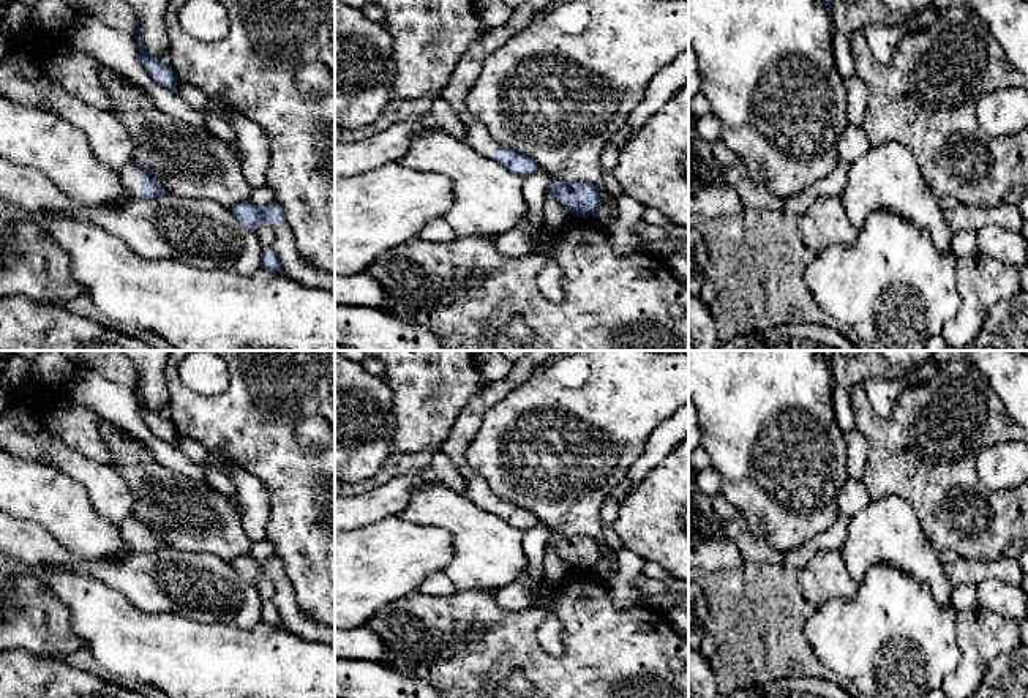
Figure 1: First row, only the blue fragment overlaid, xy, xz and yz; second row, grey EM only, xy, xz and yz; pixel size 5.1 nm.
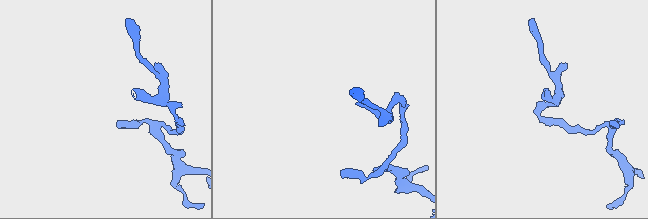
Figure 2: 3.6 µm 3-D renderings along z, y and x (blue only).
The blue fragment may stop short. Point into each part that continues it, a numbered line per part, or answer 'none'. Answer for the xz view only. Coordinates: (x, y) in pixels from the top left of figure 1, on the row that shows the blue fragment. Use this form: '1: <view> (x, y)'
1: xz (466, 71)

